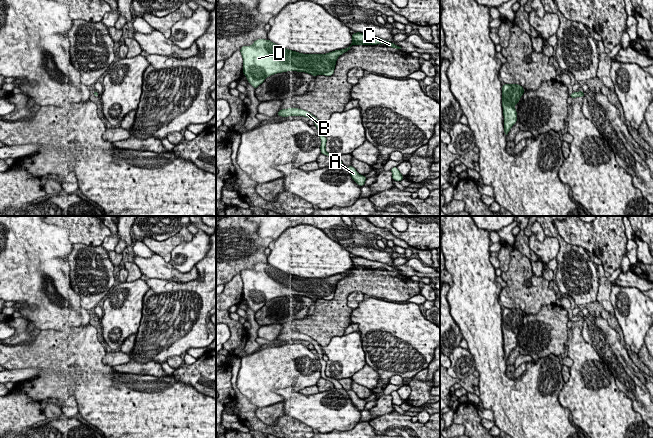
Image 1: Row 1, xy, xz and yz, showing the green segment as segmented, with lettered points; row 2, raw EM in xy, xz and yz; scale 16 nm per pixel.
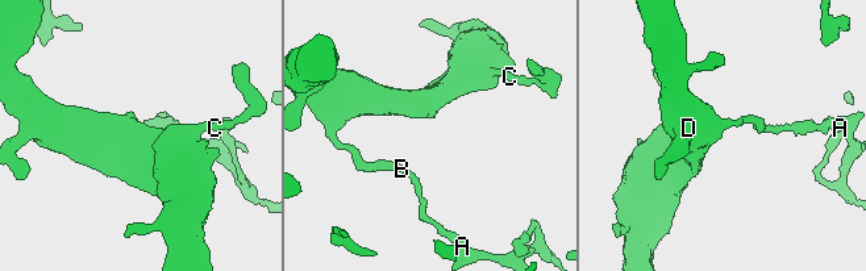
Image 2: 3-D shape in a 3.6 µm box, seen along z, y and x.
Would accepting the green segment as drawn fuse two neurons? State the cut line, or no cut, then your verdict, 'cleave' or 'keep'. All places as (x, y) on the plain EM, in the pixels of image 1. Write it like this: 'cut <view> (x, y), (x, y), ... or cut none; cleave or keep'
cut none; keep

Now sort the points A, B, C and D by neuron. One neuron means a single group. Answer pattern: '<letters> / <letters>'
A B C D

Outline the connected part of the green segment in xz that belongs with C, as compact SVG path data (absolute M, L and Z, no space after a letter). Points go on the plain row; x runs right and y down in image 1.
M353 257L349 271L326 278L303 278L281 271L269 263L258 263L250 270L240 273L243 281L243 297L248 306L256 313L264 304L274 298L297 295L313 300L331 300L340 279L350 274L352 269L385 268L388 271L402 274L402 271L364 257Z

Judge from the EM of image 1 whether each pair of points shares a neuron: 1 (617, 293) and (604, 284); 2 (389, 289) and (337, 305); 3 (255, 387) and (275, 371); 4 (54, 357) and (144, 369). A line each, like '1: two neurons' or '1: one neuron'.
1: two neurons
2: one neuron
3: one neuron
4: two neurons

